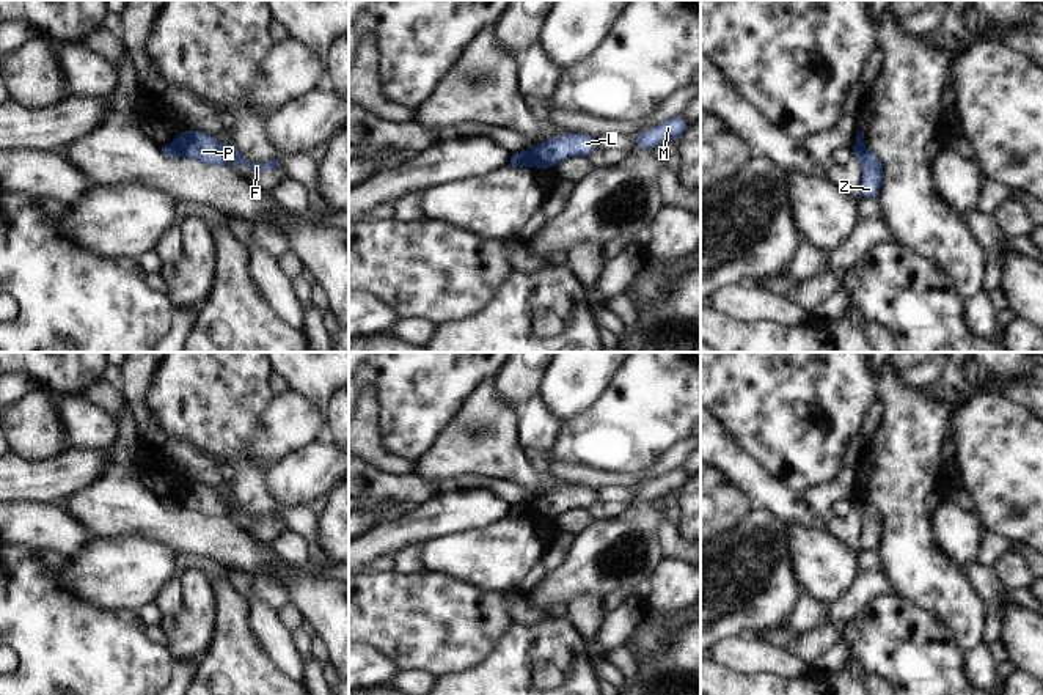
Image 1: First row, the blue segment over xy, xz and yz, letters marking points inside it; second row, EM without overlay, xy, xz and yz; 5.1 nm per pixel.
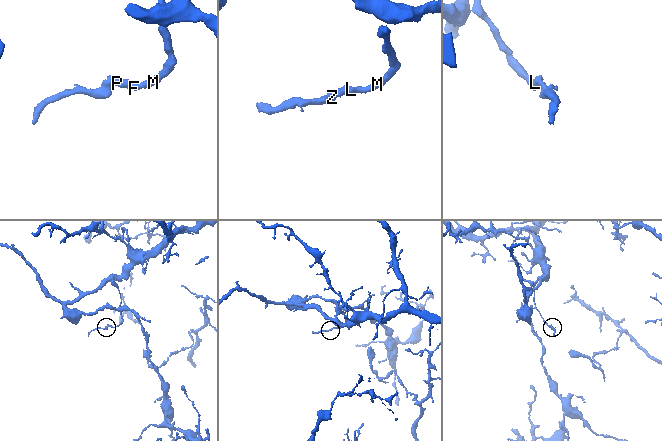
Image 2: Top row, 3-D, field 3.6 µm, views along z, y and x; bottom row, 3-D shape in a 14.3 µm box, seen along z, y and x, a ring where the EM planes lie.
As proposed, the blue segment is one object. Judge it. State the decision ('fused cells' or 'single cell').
fused cells

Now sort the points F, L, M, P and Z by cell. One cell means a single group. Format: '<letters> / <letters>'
F L M P / Z

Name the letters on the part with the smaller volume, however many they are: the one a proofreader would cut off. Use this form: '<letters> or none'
Z

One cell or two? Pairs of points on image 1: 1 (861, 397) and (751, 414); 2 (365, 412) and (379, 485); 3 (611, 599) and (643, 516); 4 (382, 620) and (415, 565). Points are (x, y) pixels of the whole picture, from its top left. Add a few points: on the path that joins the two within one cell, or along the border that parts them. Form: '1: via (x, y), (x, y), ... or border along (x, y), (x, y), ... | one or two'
1: via (834, 390), (778, 390) | one
2: border along (365, 459), (382, 472), (395, 475), (410, 474) | two
3: border along (633, 590), (614, 588), (600, 598) | two
4: border along (423, 569), (415, 573), (391, 571) | two

